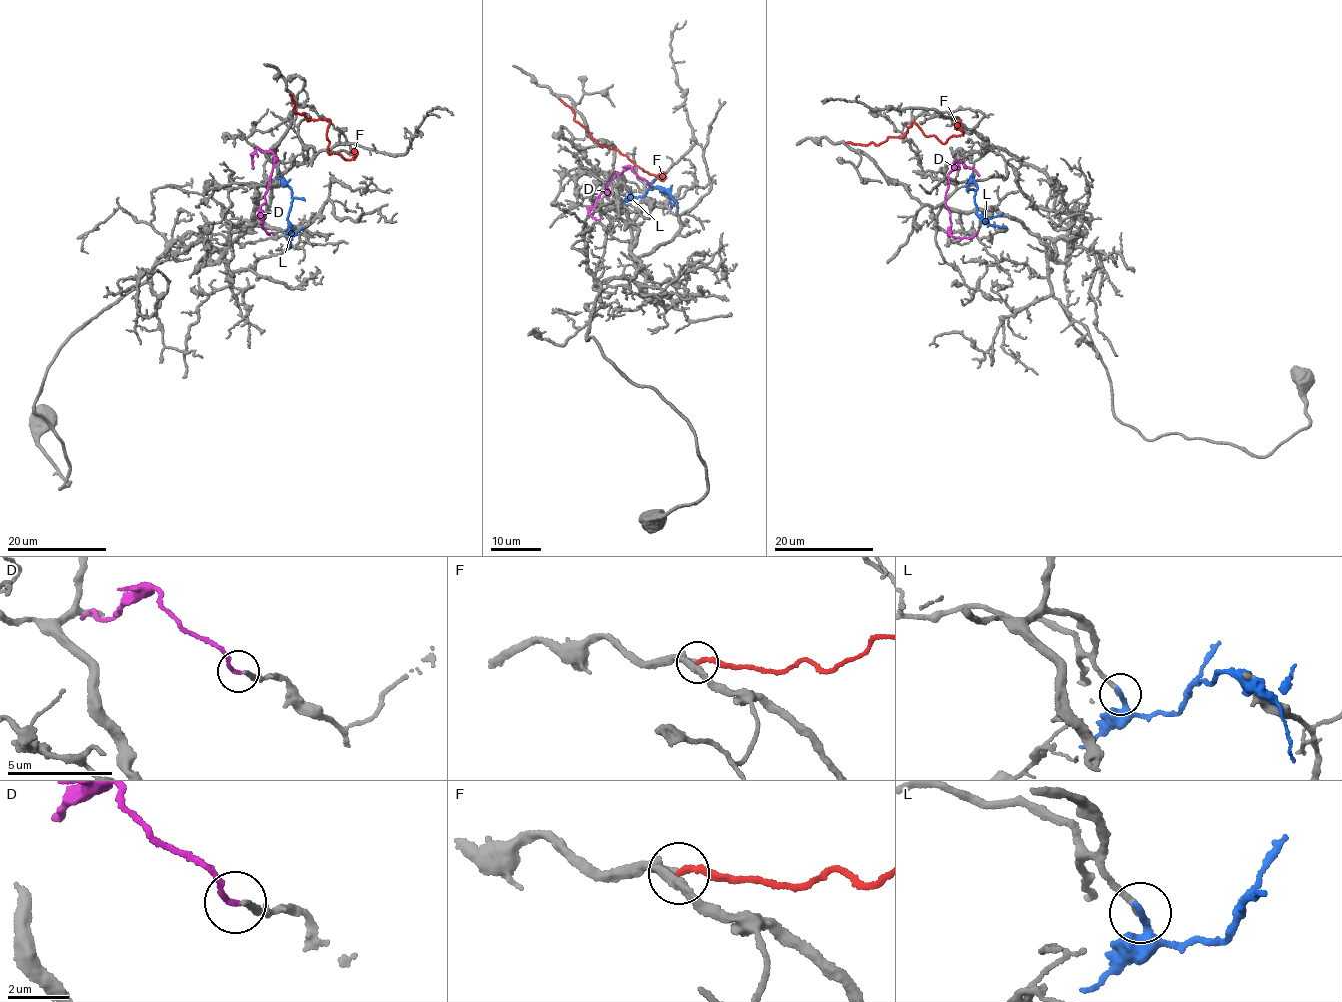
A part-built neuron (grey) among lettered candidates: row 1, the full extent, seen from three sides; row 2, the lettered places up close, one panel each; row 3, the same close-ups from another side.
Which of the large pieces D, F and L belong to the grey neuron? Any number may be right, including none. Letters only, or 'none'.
none

